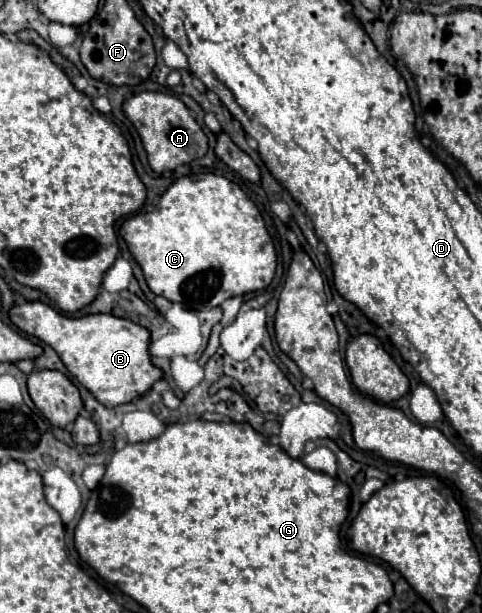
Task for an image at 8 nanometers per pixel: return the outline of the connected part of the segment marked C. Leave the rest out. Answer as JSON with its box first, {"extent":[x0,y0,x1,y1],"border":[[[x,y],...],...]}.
{"extent":[119,173,277,311],"border":[[[205,173],[197,179],[177,179],[163,193],[161,201],[155,205],[153,211],[137,213],[125,219],[119,227],[119,233],[125,239],[131,255],[143,269],[149,289],[155,295],[161,295],[171,303],[183,303],[193,311],[215,309],[235,295],[265,289],[273,281],[277,267],[275,247],[265,229],[259,209],[239,189],[239,185],[215,173]]]}

